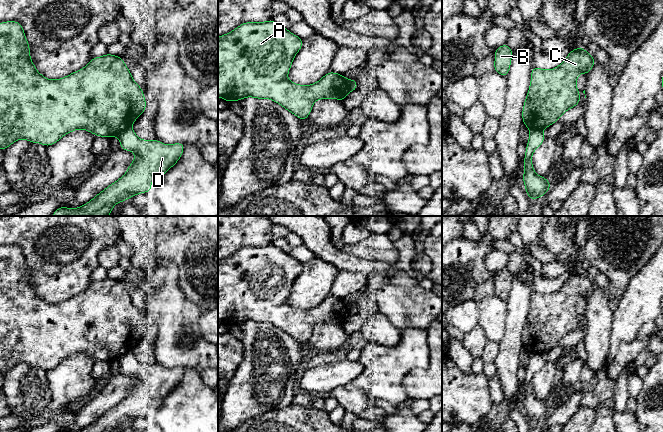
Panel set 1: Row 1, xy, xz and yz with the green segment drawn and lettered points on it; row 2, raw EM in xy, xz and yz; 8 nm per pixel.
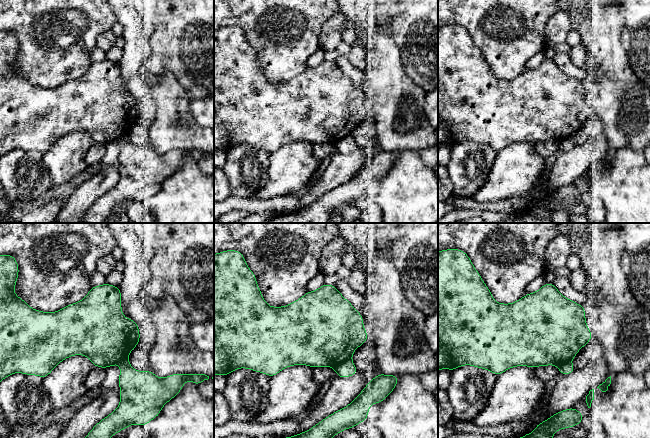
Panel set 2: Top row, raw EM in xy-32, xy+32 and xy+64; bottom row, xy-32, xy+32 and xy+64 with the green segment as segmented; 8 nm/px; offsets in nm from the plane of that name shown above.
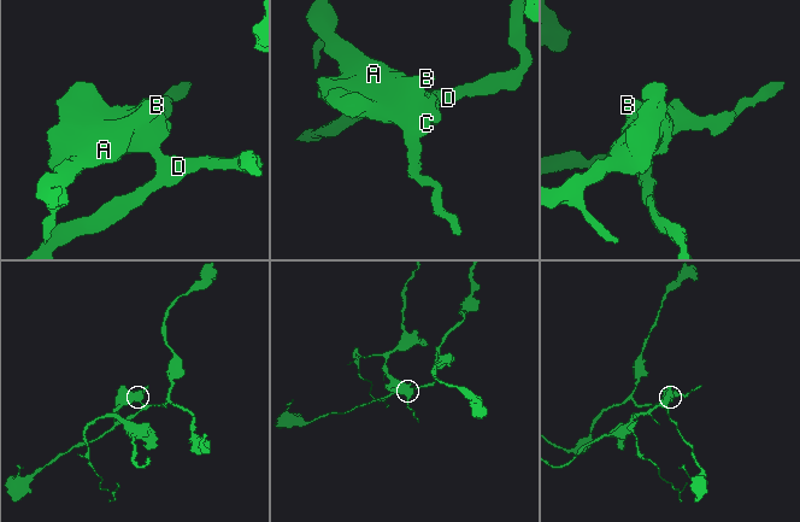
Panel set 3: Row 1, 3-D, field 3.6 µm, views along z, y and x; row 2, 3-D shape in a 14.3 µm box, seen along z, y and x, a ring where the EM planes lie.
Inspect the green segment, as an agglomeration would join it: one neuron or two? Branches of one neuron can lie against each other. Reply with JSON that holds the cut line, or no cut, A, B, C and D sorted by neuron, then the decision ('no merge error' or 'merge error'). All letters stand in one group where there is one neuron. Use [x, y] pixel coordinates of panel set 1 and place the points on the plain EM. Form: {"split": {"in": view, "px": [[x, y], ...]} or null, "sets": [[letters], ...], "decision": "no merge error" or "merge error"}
{"split": {"in": "xy", "px": [[130, 351], [117, 359]]}, "sets": [["A", "B", "C"], ["D"]], "decision": "merge error"}

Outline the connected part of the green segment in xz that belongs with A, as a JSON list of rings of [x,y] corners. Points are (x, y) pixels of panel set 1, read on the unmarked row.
[[[268,244],[246,246],[233,255],[218,261],[218,321],[228,327],[246,321],[271,323],[290,337],[305,345],[318,323],[344,325],[351,304],[342,298],[328,296],[318,306],[303,310],[288,304],[294,281],[301,274],[303,264],[279,247]]]

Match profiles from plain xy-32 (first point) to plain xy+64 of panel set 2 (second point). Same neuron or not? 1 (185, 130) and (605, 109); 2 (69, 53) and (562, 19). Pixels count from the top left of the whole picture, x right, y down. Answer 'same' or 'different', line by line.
1: same
2: different

